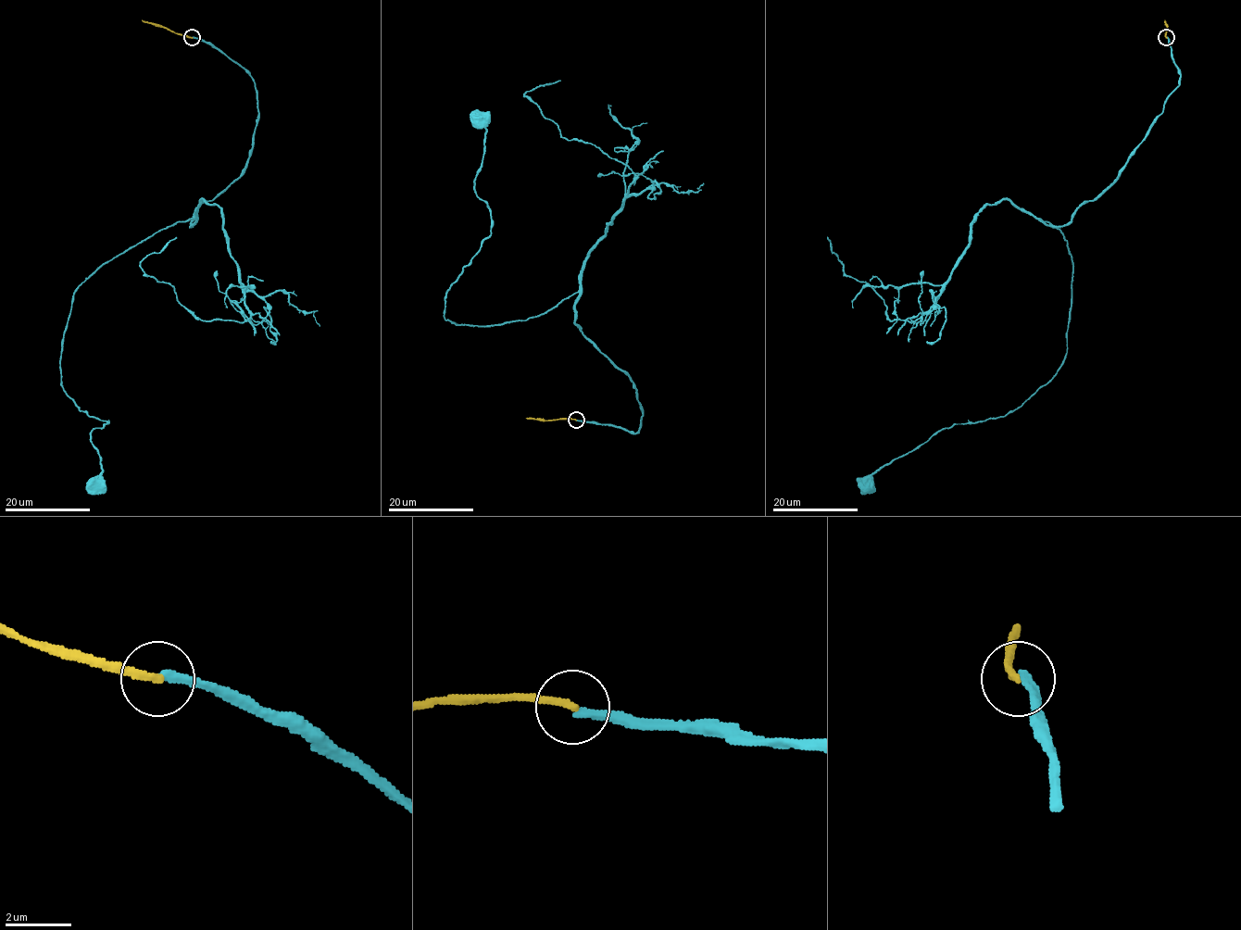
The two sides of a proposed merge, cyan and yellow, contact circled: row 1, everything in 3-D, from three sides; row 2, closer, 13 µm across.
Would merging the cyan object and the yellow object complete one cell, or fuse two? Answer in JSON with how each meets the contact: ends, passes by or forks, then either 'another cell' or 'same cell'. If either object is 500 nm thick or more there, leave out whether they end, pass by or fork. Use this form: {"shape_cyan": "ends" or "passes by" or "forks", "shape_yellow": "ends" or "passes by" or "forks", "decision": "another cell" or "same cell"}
{"shape_cyan": "ends", "shape_yellow": "ends", "decision": "another cell"}

